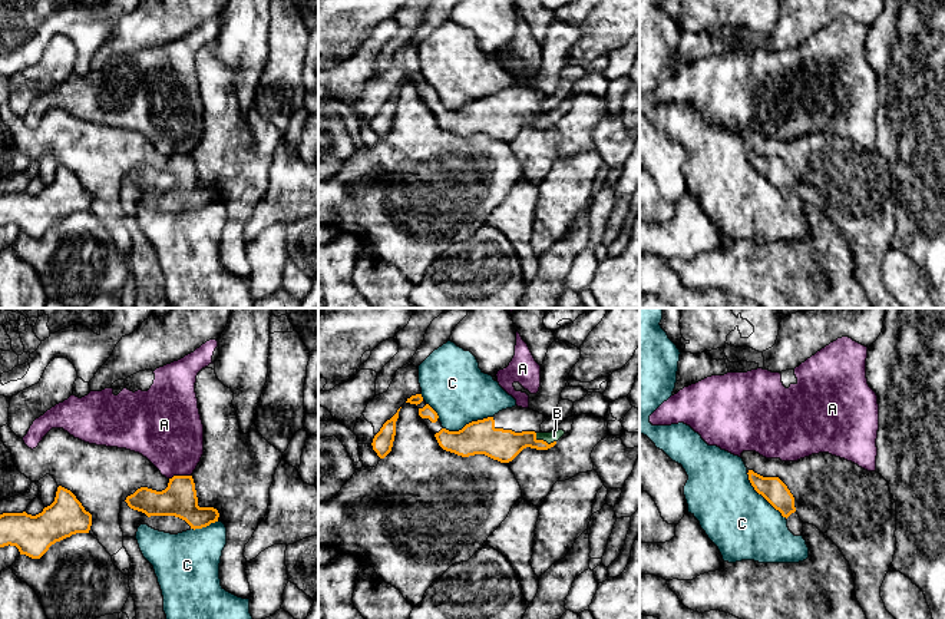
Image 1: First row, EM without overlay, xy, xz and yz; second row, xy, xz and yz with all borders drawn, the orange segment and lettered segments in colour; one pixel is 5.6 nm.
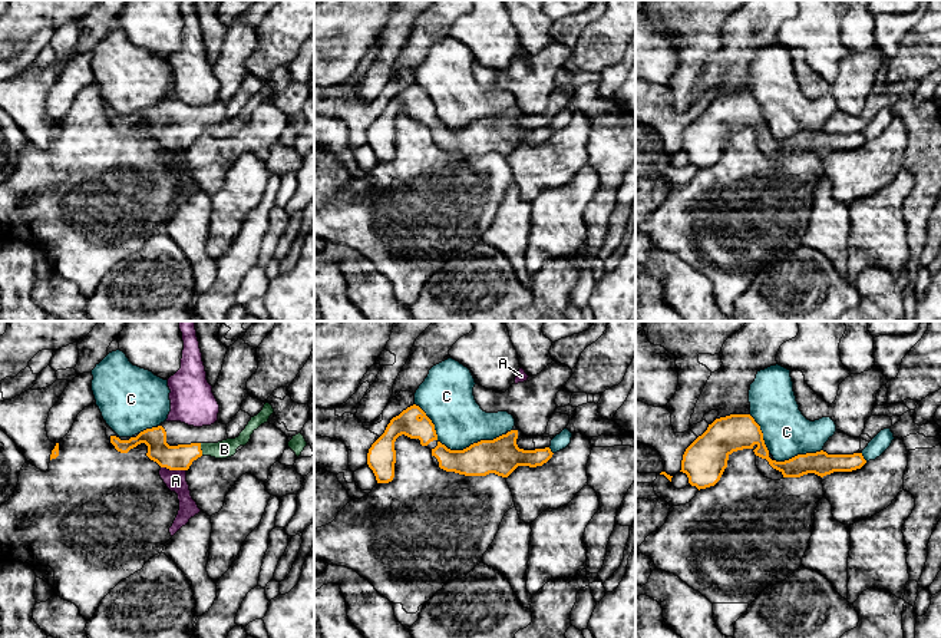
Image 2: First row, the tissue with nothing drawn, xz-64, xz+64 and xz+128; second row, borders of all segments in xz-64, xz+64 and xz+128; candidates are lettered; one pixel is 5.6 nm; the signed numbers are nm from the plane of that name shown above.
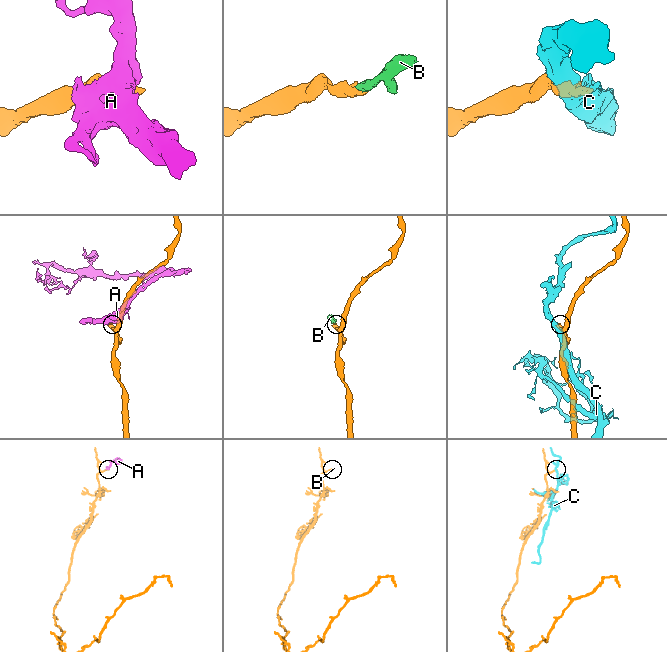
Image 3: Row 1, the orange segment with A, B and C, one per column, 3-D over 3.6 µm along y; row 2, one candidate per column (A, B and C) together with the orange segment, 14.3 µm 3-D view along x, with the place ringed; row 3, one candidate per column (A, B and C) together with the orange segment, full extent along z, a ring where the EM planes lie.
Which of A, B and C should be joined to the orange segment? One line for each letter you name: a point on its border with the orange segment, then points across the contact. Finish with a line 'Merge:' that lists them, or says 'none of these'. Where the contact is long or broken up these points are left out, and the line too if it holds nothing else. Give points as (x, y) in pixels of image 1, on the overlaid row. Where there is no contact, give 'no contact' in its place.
B: contact xz (542, 440); way xz (499, 444), (519, 440), (542, 440), (554, 436)
Merge: B

